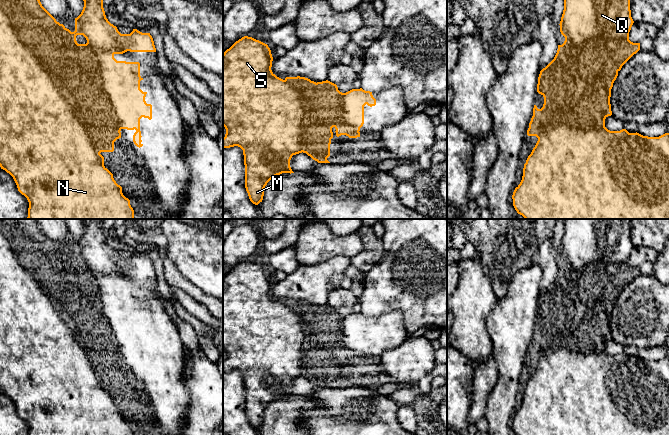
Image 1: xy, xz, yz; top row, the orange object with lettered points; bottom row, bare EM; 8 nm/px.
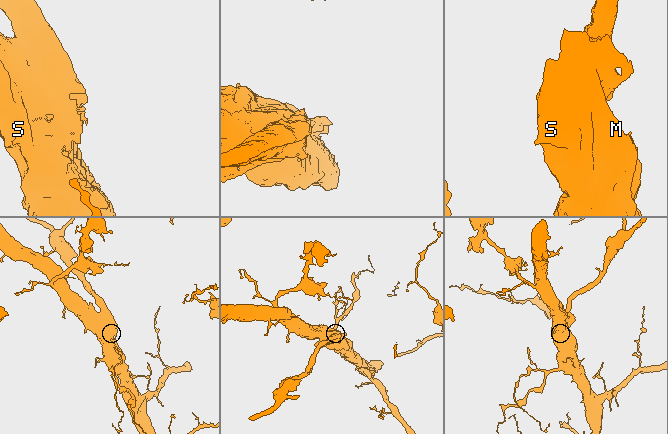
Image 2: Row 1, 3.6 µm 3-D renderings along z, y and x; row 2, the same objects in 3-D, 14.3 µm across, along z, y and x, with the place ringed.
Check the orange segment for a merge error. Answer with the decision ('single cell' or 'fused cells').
fused cells

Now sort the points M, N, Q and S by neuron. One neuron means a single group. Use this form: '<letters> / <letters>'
M N S / Q

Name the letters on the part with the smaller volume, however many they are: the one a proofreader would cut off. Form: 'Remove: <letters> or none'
Remove: Q

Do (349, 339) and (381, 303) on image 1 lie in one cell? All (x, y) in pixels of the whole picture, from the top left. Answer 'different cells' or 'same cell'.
different cells

